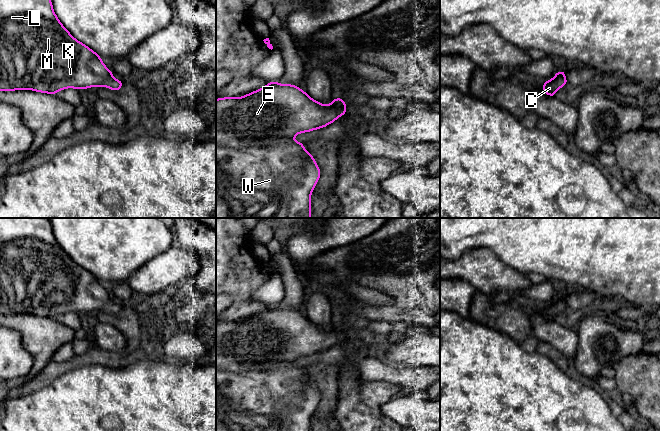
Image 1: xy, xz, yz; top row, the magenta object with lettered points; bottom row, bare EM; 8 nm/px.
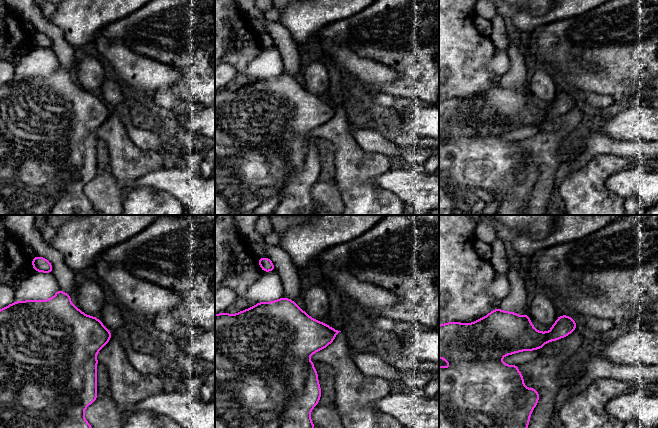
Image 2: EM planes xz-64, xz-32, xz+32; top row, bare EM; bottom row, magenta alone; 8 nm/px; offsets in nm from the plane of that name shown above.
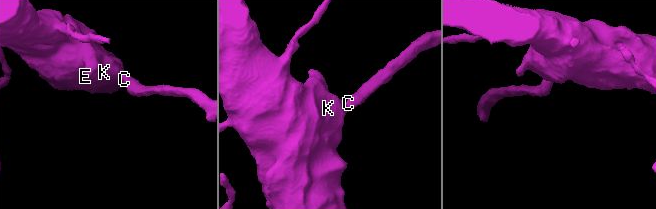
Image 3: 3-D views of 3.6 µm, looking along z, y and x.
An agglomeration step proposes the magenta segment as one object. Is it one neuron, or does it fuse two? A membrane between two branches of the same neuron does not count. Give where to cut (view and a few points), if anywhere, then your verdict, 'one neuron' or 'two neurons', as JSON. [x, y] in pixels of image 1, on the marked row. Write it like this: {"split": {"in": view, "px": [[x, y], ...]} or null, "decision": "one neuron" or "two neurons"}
{"split": null, "decision": "one neuron"}

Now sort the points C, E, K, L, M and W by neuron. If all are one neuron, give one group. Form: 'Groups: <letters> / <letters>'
Groups: C E K L M W

